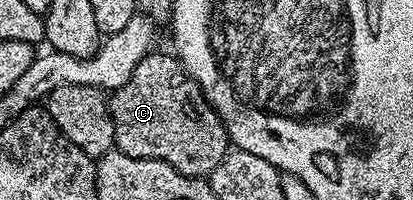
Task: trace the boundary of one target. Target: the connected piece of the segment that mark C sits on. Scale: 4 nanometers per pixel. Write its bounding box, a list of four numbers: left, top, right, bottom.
[109,51,230,178]

